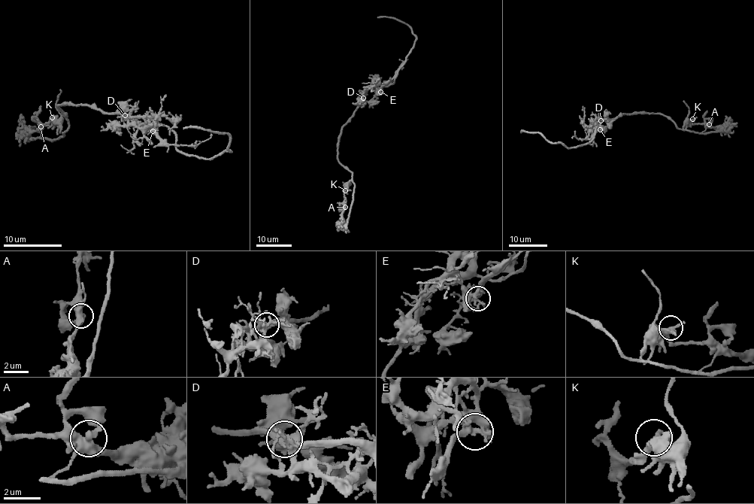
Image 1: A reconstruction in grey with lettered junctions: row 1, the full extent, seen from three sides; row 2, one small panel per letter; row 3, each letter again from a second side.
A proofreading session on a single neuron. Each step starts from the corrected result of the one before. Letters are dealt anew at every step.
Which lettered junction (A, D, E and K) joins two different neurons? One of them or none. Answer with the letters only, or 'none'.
none

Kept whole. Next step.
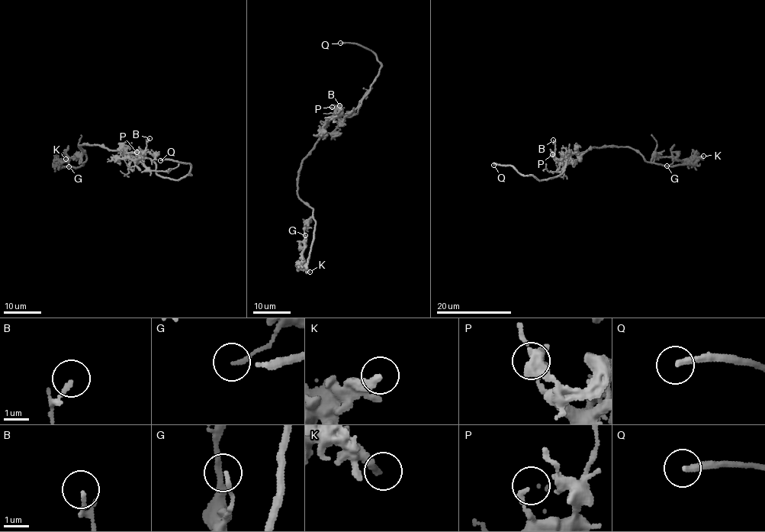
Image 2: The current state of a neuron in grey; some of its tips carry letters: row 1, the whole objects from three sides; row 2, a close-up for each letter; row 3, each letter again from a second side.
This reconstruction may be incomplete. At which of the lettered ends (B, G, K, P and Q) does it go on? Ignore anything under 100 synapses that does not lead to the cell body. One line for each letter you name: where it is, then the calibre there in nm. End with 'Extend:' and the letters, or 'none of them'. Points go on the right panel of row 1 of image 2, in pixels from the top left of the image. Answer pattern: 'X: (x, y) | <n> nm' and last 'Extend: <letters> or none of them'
Q: (493, 165) | 240 nm
Extend: Q

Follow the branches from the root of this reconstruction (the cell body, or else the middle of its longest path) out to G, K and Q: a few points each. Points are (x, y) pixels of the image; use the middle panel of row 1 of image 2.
G: (319, 134), (314, 149), (303, 160), (298, 175), (297, 197), (313, 211), (304, 226), (305, 235)
K: (319, 134), (303, 160), (297, 183), (297, 197), (313, 211), (304, 226), (302, 253), (310, 272)
Q: (319, 134), (329, 117), (342, 120), (358, 108), (380, 66), (376, 55), (370, 50), (355, 43), (340, 43)

